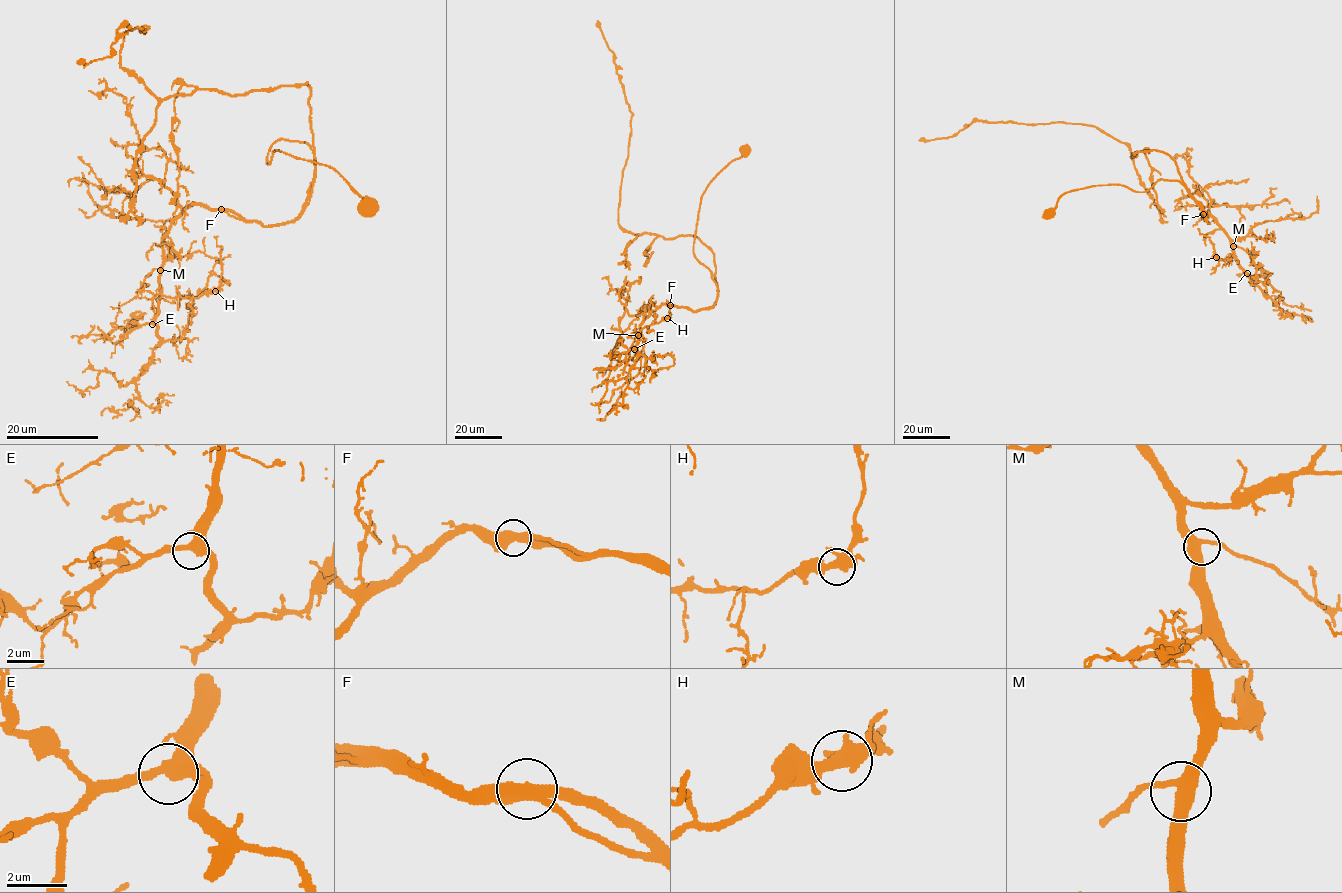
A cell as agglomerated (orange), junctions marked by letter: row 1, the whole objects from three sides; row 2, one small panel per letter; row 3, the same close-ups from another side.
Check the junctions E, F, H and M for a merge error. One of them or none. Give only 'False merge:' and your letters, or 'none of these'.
False merge: none of these

